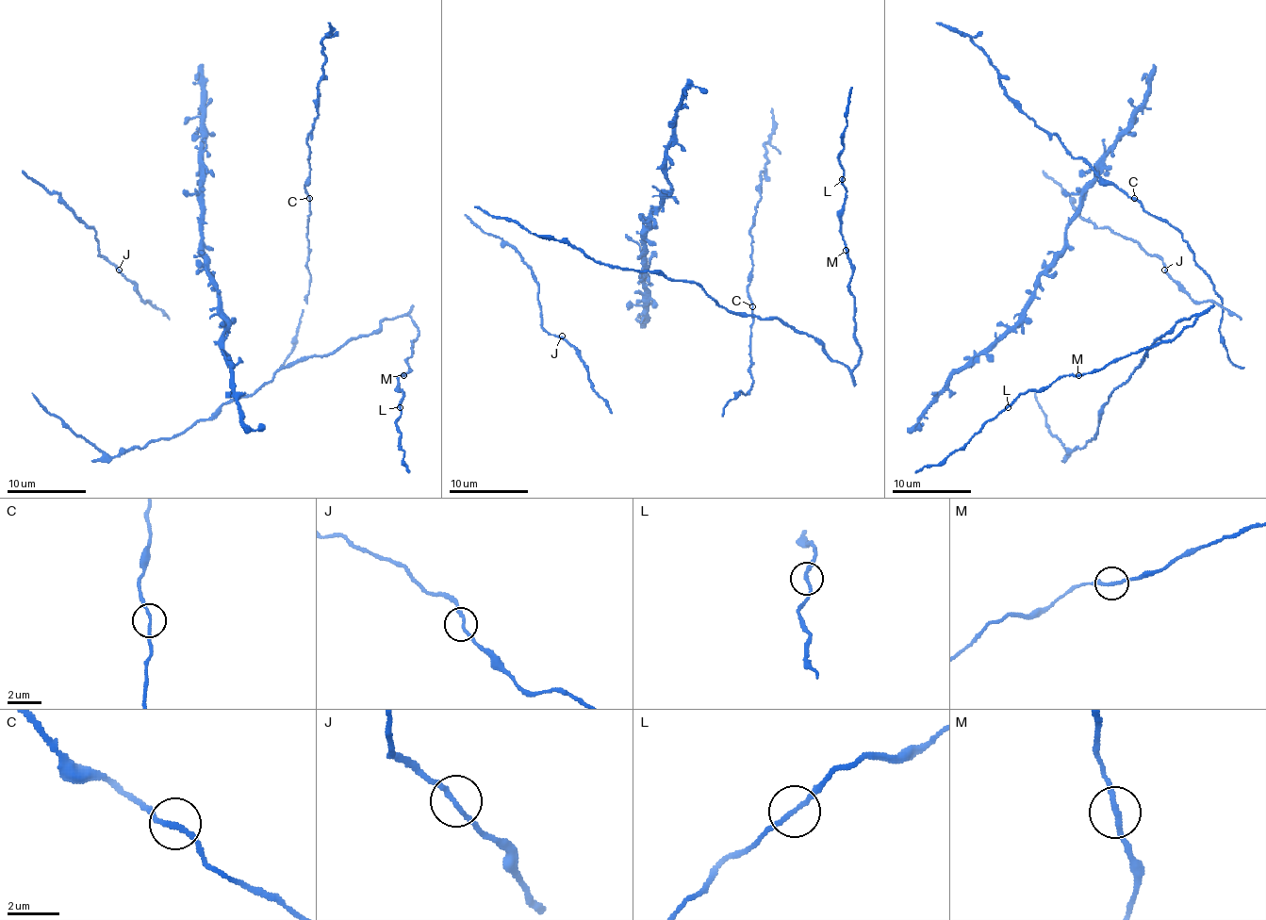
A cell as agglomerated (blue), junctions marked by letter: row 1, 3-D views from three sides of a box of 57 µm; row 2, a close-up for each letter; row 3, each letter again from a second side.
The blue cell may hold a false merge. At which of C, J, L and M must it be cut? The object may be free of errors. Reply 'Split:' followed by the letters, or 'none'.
Split: none

